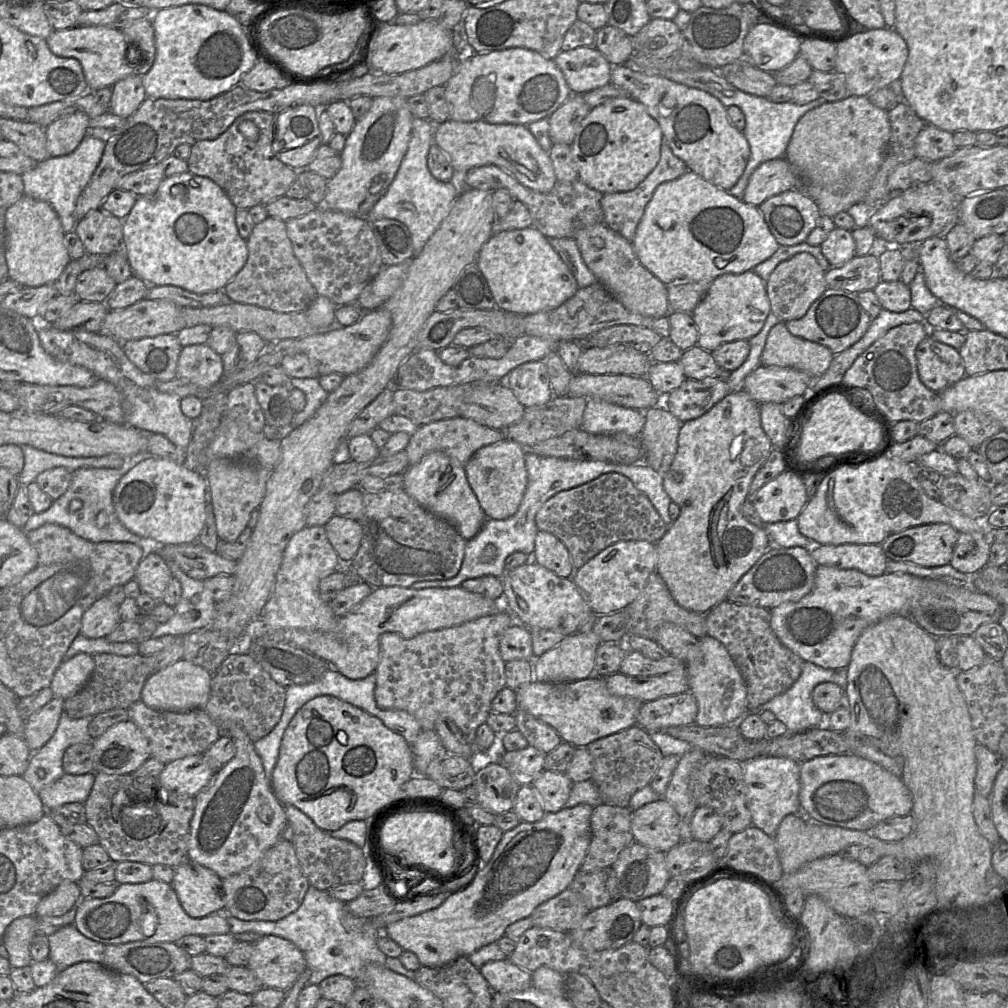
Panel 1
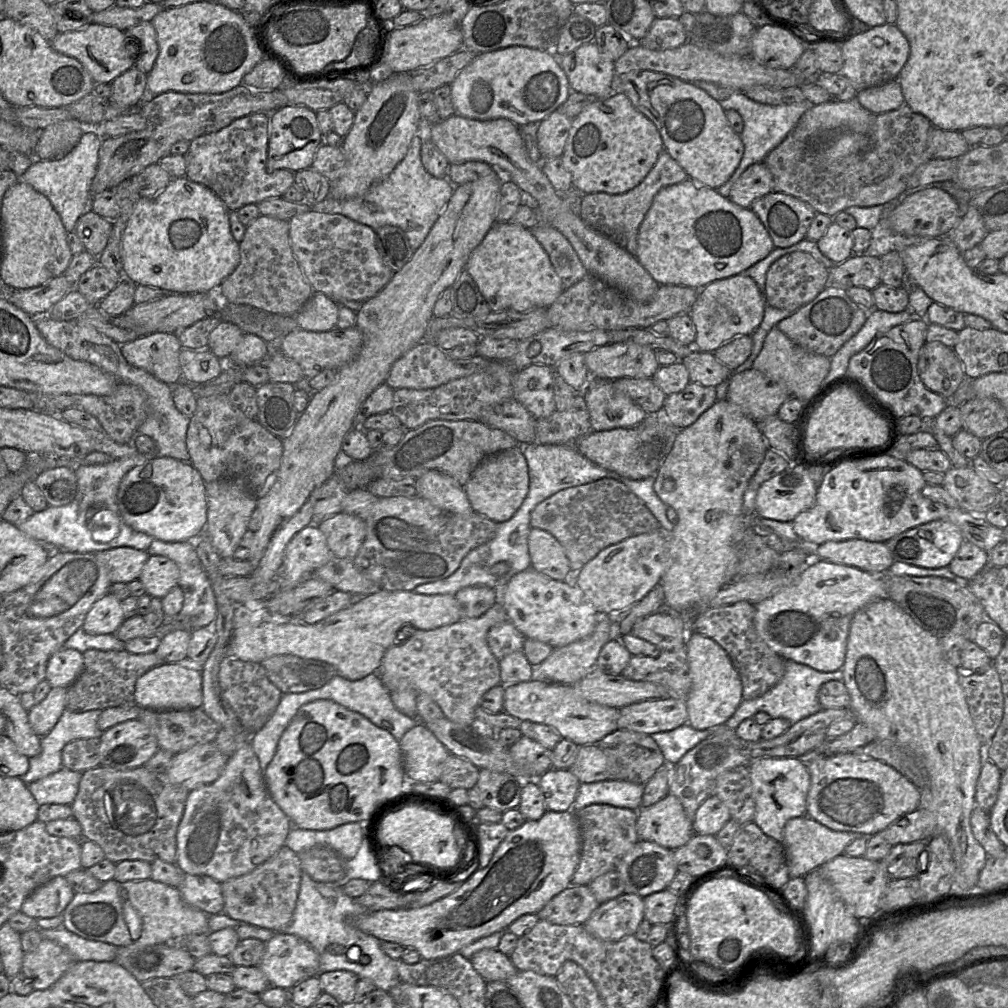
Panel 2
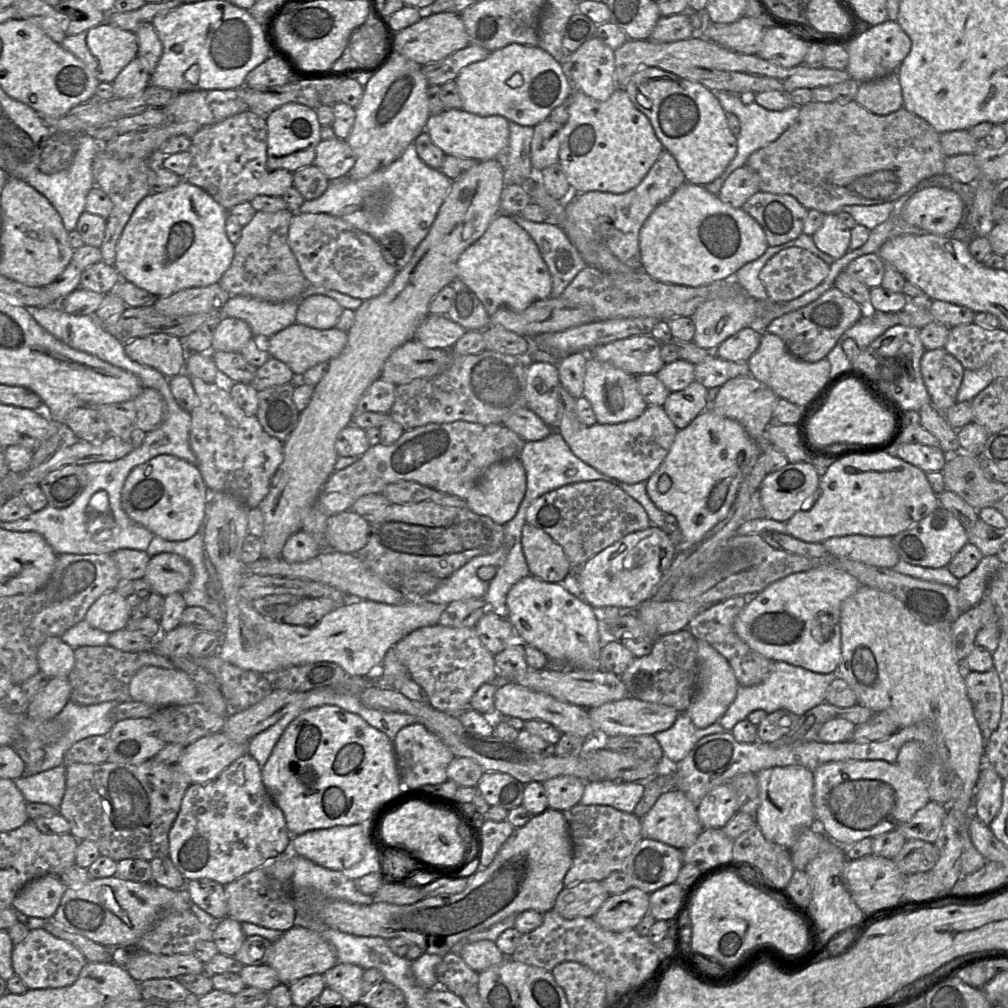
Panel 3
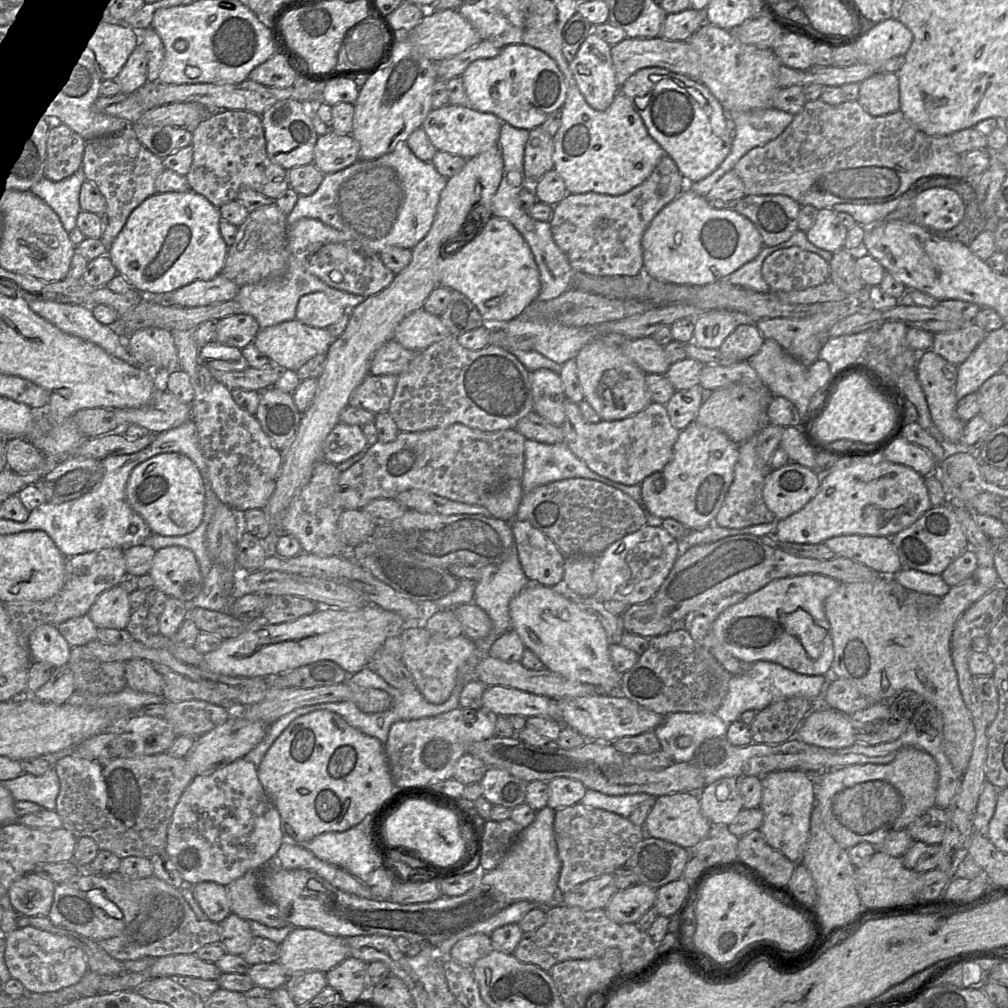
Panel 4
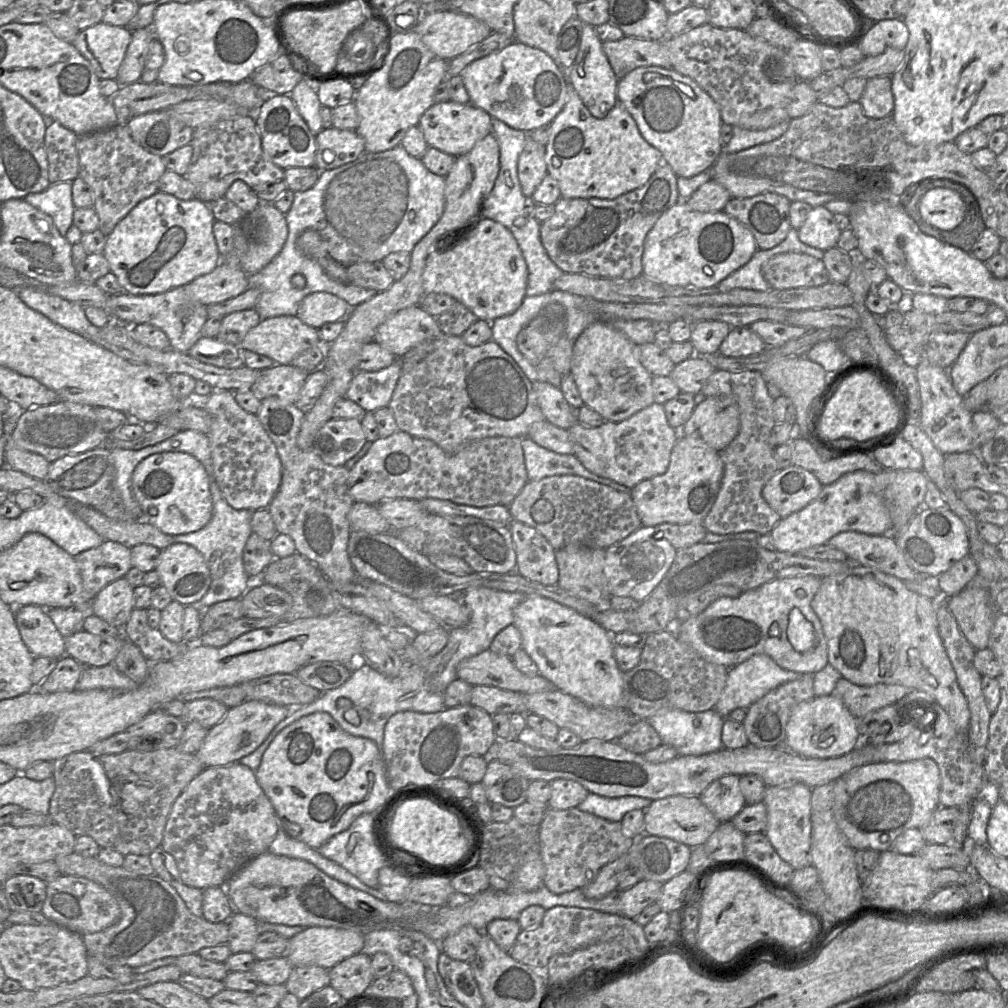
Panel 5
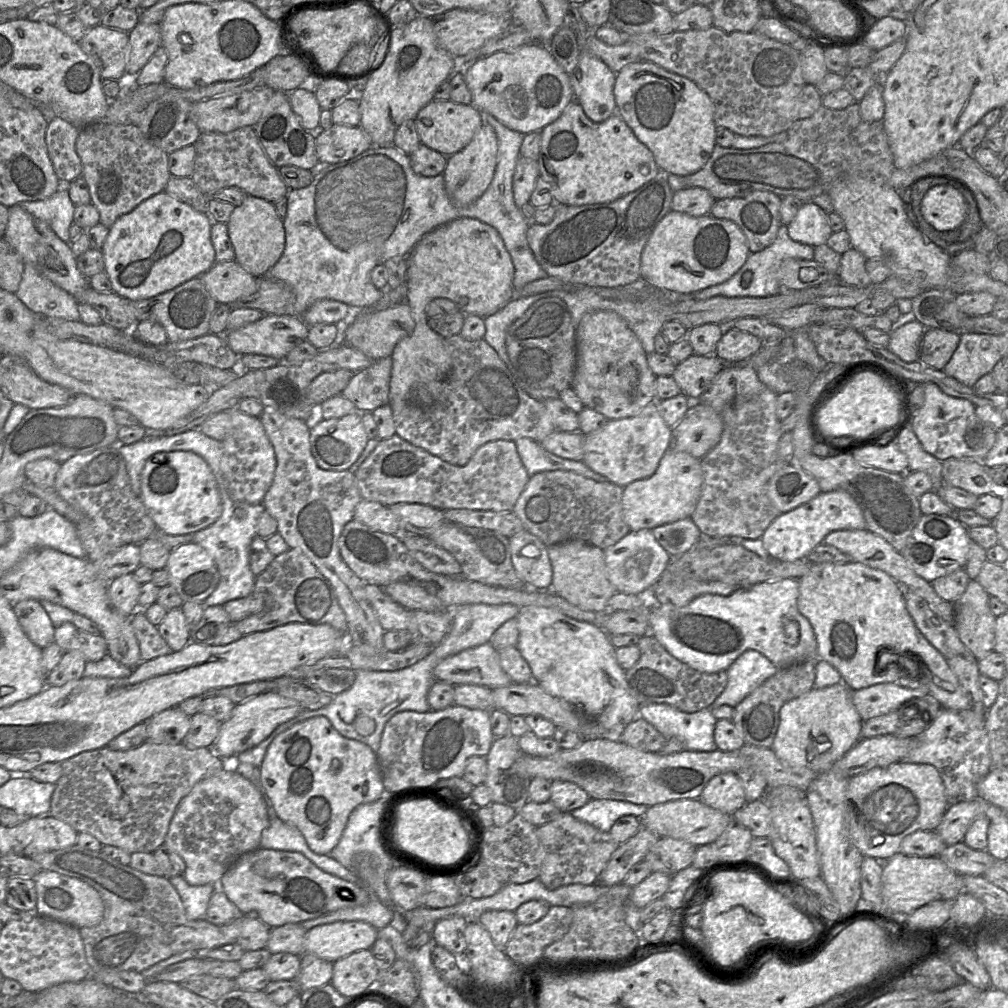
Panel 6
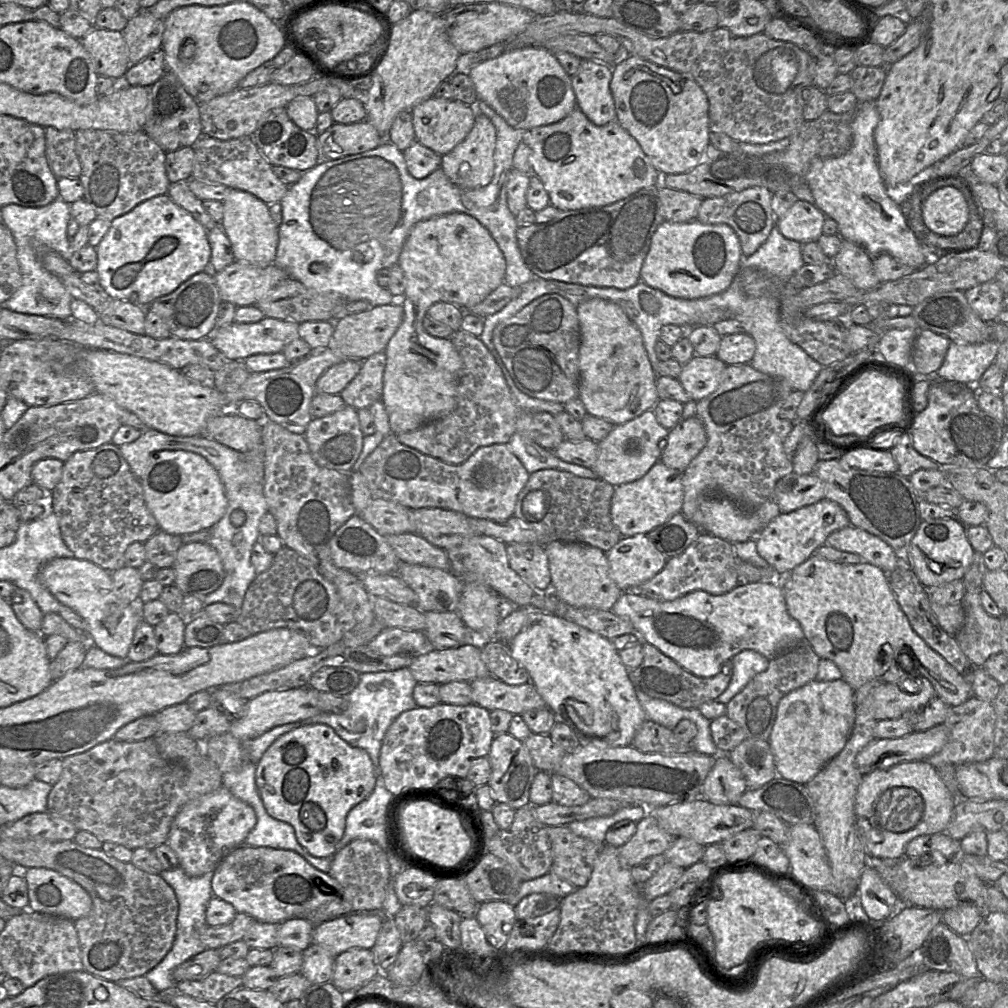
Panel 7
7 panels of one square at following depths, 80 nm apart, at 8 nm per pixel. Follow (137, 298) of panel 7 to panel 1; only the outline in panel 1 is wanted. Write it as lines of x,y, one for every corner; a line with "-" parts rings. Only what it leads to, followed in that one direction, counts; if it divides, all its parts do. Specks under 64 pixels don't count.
189,171
165,177
153,195
137,198
129,214
123,220
122,247
133,274
150,286
176,286
194,294
206,294
223,290
244,267
248,257
246,240
242,239
239,235
235,223
236,211
237,208
233,205
224,190
209,178
194,175

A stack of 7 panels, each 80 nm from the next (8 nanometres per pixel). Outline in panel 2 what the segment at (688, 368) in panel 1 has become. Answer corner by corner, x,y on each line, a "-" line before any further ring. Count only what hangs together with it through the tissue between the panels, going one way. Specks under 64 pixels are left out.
693,350
683,359
679,359
689,372
690,381
704,386
716,387
729,379
733,371
716,359
711,352

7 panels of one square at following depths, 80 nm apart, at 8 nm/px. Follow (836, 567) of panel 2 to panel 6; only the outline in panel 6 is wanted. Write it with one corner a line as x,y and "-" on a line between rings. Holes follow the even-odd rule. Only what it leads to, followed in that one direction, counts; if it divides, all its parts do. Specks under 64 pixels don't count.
780,578
760,582
750,587
737,588
728,596
702,594
683,607
656,604
652,607
649,617
650,633
657,638
671,655
700,672
714,673
727,670
743,652
750,649
762,653
778,668
784,668
818,658
814,630
809,620
798,610
798,597
799,579
-
783,617
796,620
800,625
799,641
795,645
790,645
787,642

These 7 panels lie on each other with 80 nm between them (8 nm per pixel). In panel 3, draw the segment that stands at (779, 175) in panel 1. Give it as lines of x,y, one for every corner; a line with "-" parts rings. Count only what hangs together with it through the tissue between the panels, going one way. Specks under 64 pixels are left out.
743,166
727,177
717,196
725,204
741,209
743,204
759,191
758,175
748,166

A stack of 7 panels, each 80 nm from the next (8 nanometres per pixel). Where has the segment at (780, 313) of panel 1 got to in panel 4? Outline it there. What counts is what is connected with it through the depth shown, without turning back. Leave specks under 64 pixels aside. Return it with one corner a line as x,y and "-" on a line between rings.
799,247
773,252
762,263
761,275
773,293
801,291
830,279
829,264

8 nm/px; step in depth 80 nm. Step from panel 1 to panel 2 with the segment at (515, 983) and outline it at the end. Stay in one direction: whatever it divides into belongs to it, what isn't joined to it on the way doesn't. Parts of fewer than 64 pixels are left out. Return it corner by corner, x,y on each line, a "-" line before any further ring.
482,949
473,954
470,962
486,982
505,980
518,972
510,957
498,949

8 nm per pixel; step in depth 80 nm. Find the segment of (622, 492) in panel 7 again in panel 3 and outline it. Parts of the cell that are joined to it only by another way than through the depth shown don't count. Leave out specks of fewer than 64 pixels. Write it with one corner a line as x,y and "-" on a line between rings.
706,409
686,428
678,430
662,464
646,481
646,492
655,506
674,515
683,541
677,551
698,544
706,533
724,520
738,489
752,471
759,456
759,444
737,421

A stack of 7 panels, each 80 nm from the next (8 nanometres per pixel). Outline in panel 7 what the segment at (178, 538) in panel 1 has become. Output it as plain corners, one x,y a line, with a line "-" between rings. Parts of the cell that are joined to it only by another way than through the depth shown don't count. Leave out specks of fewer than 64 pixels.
161,450
150,456
141,480
144,498
160,530
185,535
210,530
228,507
224,485
217,470
202,455
184,450

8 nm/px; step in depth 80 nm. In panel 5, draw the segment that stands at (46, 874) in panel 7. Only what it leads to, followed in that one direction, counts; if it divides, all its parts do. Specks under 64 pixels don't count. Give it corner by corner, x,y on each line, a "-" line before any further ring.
59,875
47,882
41,913
50,921
79,934
104,930
116,924
121,916
116,899
107,889
87,878
70,875

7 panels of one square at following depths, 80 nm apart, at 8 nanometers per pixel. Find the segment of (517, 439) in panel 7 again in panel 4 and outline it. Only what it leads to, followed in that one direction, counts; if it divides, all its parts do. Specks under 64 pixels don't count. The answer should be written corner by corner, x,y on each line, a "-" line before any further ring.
525,440
524,473
522,477
522,487
524,493
531,491
538,486
569,478
586,478
602,482
608,486
622,491
634,499
639,505
643,506
641,497
641,484
628,486
598,475
589,469
583,460
576,457
568,445
564,442
556,444
543,444
534,440

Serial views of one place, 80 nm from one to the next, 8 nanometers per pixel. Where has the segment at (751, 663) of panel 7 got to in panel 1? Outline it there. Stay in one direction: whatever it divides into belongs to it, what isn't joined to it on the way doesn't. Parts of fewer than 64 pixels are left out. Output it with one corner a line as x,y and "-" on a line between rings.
804,661
802,664
802,671
799,678
795,683
784,693
773,697
771,700
761,705
754,712
747,711
745,713
754,713
760,715
763,711
771,711
774,713
777,720
784,723
787,727
787,734
798,734
805,732
810,729
815,729
825,725
827,720
827,715
825,715
821,710
819,710
812,701
812,691
820,683
832,682
845,691
847,687
847,674
848,668
835,668
835,669
825,669
811,662

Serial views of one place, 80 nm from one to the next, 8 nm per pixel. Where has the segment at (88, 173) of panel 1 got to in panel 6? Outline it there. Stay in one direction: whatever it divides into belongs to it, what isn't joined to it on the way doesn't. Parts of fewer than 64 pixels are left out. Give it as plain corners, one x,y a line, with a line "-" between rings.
65,185
44,200
21,202
18,205
33,217
45,221
63,242
70,244
69,227
73,222
75,206

